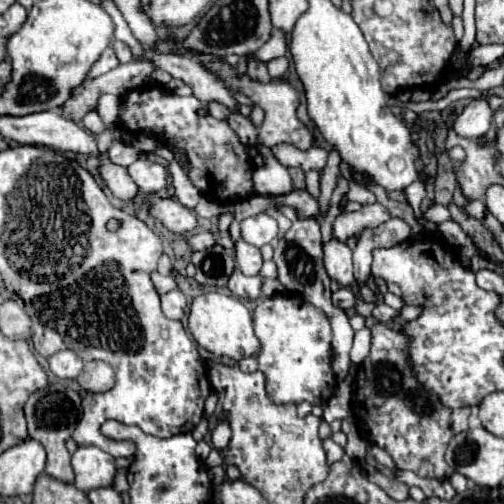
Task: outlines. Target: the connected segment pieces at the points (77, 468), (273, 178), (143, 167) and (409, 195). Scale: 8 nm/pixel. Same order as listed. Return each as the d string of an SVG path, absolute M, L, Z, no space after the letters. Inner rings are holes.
M79 447L73 453L75 487L89 493L91 489L111 487L115 477L115 459L99 447Z
M261 147L261 153L265 157L265 165L255 169L253 181L255 181L255 193L257 195L279 195L289 193L293 187L293 181L289 177L287 167L283 167L267 147Z
M137 159L127 167L127 171L141 193L157 193L165 189L165 169L159 163Z
M415 181L405 190L406 199L411 205L417 218L422 217L420 205L426 195L425 184L422 181Z

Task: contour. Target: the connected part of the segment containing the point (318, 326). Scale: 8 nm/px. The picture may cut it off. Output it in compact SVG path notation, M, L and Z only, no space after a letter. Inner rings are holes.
M299 295L265 297L253 311L255 337L261 341L257 355L259 371L265 375L265 391L277 405L311 403L323 405L337 385L331 371L331 325L325 313Z

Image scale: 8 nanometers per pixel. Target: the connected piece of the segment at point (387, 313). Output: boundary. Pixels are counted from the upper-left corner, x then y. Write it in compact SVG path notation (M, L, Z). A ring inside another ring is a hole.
M379 303L379 305L375 305L375 309L373 309L375 321L379 321L379 323L383 323L383 325L389 325L389 321L391 321L395 315L397 315L397 311L391 309L391 307L385 305L385 303Z

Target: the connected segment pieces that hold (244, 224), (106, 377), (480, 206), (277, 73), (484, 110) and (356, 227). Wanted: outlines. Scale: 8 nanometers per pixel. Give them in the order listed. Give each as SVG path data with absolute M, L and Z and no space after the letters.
M267 213L247 217L245 221L241 221L241 237L249 245L263 247L265 243L271 243L277 239L277 223Z
M89 361L89 363L85 363L81 375L77 377L77 383L85 391L101 393L101 391L107 391L115 385L115 373L103 361Z
M469 201L465 207L463 207L463 211L467 213L467 215L471 215L471 217L475 217L475 219L483 219L483 213L485 213L485 203L483 201Z
M280 57L269 61L267 65L268 72L272 78L282 78L290 66L288 57Z
M471 99L469 105L453 121L453 131L467 139L483 137L493 121L493 109L485 99Z
M379 203L363 205L359 211L341 211L333 221L333 237L339 241L347 241L355 233L361 233L365 229L375 229L377 225L391 219L387 209Z

